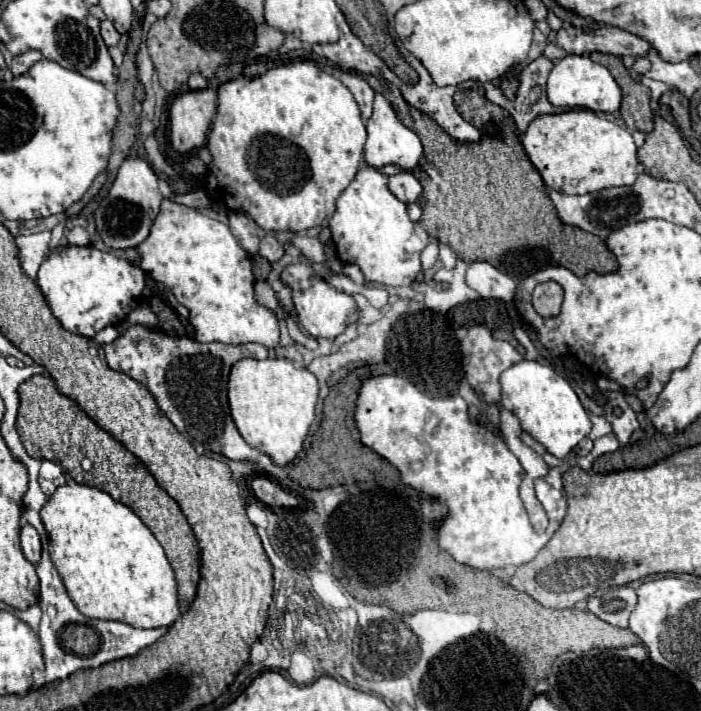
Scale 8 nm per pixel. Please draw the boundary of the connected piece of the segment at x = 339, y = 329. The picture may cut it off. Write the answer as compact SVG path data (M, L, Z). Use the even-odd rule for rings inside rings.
M292 264L284 270L282 278L292 286L294 310L298 314L298 324L310 332L314 338L336 338L346 330L346 326L356 318L358 308L352 296L334 290L324 278L318 278L308 264Z

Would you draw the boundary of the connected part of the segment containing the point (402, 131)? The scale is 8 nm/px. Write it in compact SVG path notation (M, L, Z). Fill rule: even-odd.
M376 94L376 98L374 98L374 112L372 112L370 120L366 122L366 128L368 128L368 140L366 140L366 146L364 146L364 156L366 156L368 166L382 168L382 166L388 166L388 164L396 164L402 170L410 172L422 160L422 142L420 142L420 138L416 136L414 130L406 128L398 120L398 116L394 114L390 102L382 94Z

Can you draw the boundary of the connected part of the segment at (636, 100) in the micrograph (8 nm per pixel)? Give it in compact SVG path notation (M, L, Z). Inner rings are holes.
M592 52L590 58L594 58L594 62L602 62L602 66L610 66L610 74L614 74L614 78L618 78L618 86L622 86L622 106L620 106L622 120L626 122L628 130L632 130L632 132L642 130L644 122L648 122L648 118L652 118L648 104L642 102L642 100L650 100L648 98L650 90L628 74L628 70L624 68L624 64L618 56Z

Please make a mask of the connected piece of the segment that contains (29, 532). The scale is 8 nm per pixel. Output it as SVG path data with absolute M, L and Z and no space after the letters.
M26 524L26 526L22 526L20 540L22 540L22 552L24 552L24 556L36 566L40 562L40 552L42 552L38 532L30 524Z

